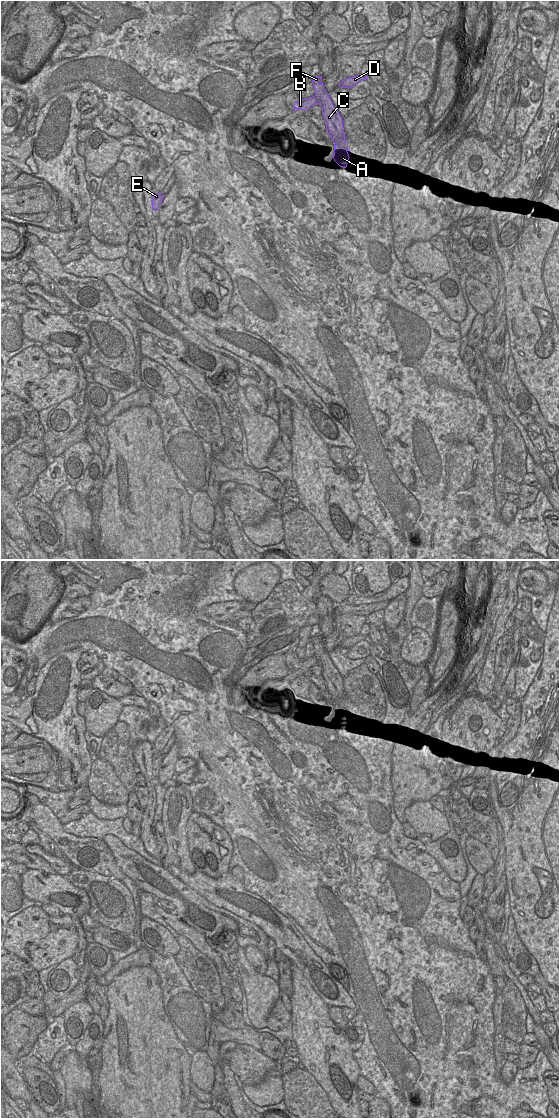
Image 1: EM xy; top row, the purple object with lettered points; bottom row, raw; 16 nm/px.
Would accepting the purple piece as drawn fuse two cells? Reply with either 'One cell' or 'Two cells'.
Two cells

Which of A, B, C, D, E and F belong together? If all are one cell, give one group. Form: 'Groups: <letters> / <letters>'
Groups: A C F / B D E

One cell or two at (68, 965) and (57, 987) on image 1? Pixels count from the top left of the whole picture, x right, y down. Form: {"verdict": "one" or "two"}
{"verdict": "one"}

